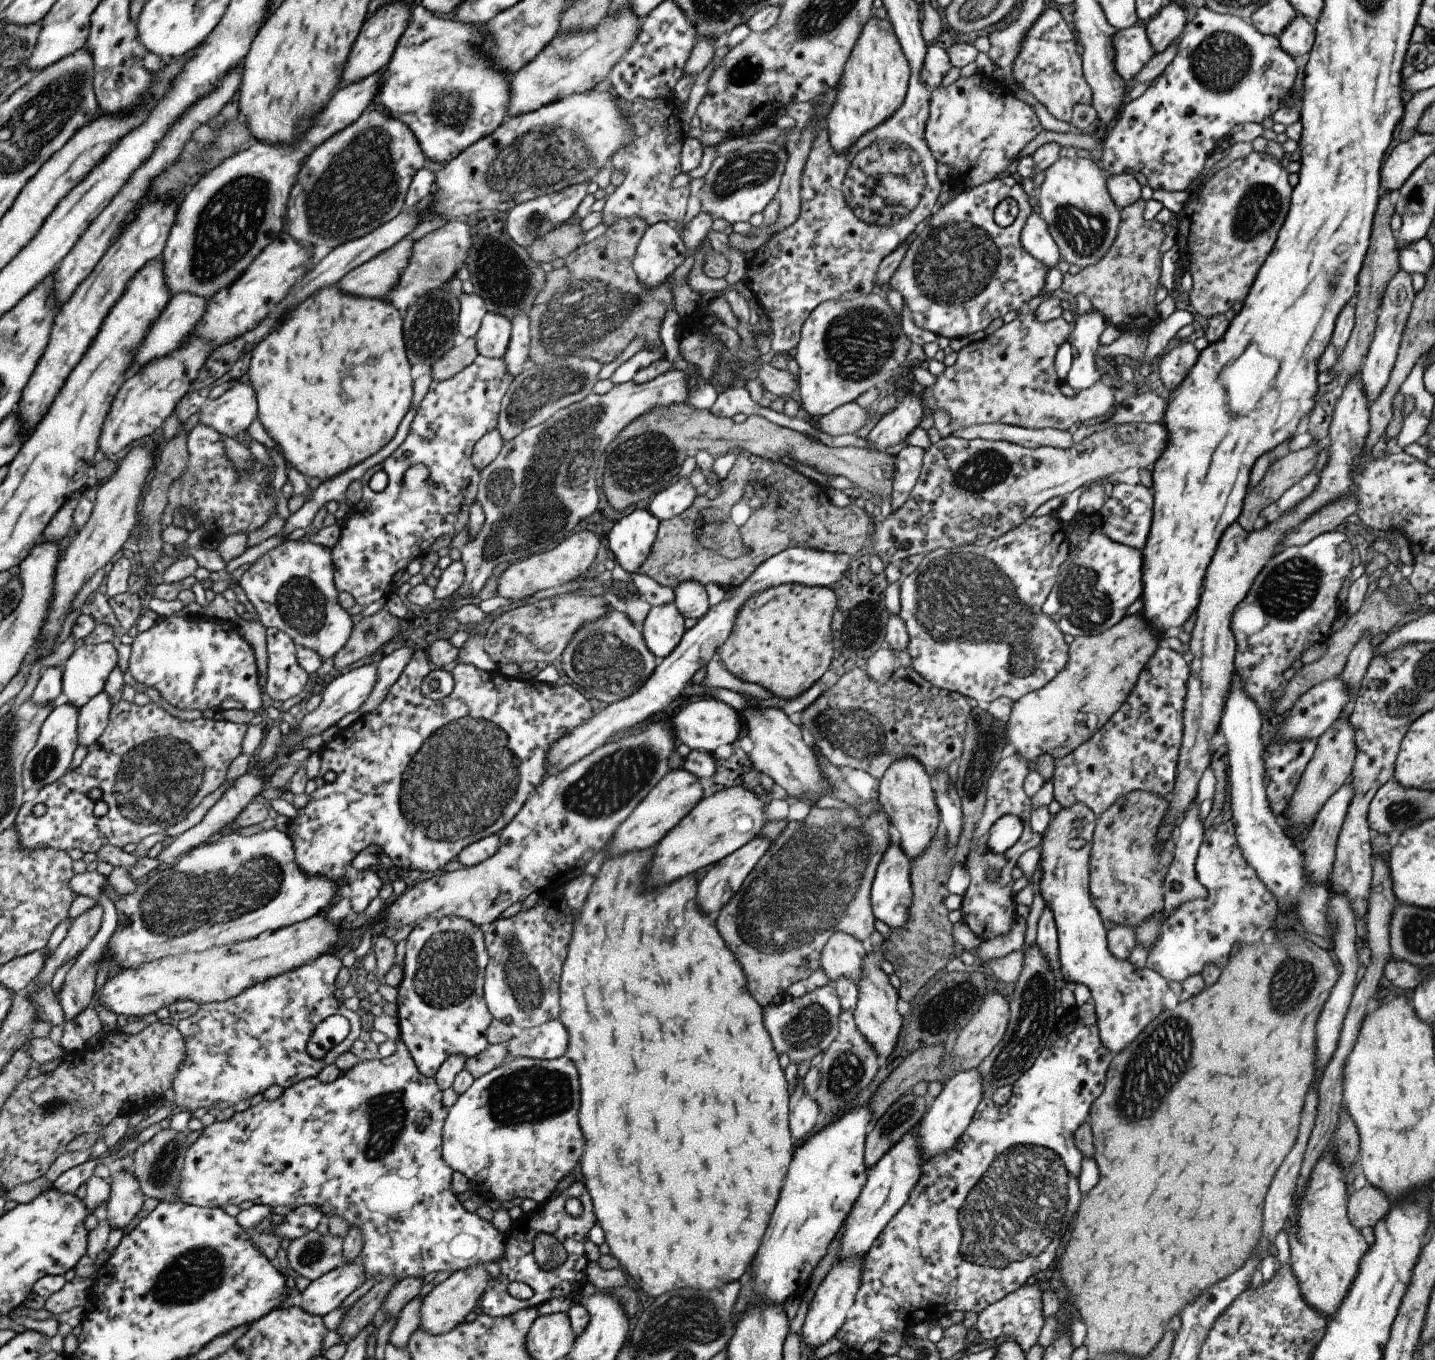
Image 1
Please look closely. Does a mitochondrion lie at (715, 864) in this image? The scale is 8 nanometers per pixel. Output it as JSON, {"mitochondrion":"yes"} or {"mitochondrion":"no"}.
{"mitochondrion":"no"}

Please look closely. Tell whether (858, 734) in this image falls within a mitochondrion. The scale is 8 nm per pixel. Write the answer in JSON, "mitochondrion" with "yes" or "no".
{"mitochondrion":"yes"}

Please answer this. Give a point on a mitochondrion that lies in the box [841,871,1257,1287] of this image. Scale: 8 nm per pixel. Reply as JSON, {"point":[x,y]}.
{"point":[1016,1208]}

